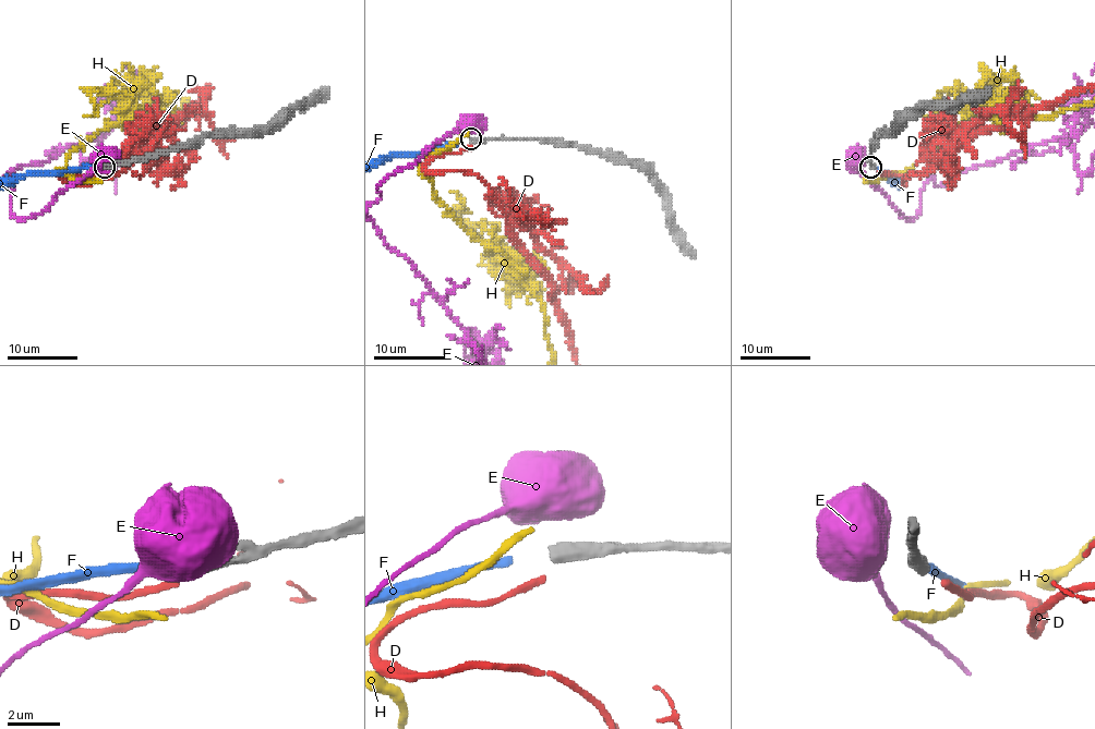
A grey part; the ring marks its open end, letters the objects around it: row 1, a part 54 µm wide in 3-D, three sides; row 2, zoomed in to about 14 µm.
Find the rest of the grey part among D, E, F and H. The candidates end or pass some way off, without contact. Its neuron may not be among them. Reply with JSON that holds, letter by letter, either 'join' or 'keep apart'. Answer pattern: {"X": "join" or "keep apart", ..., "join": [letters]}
{"D": "keep apart", "E": "keep apart", "F": "join", "H": "keep apart", "join": ["F"]}

